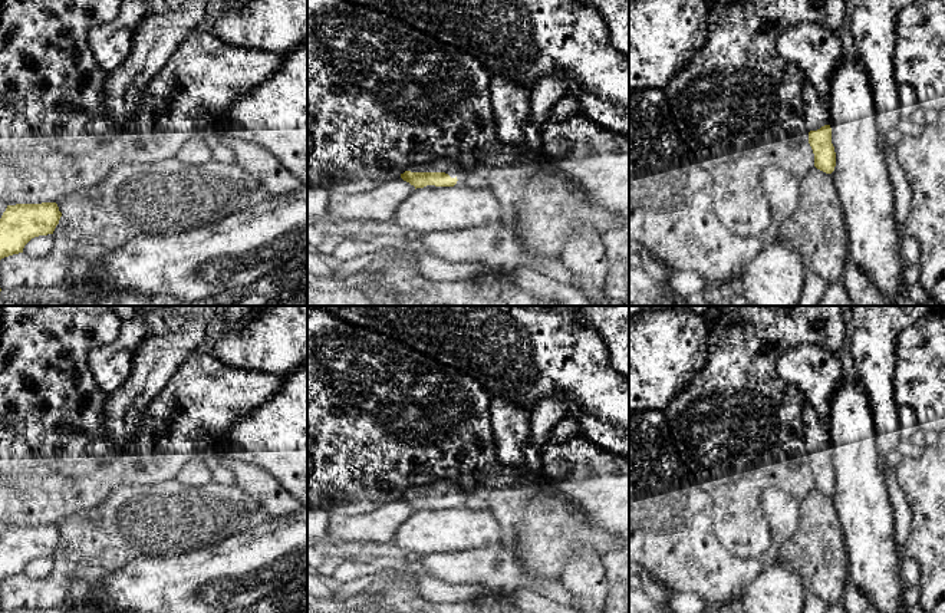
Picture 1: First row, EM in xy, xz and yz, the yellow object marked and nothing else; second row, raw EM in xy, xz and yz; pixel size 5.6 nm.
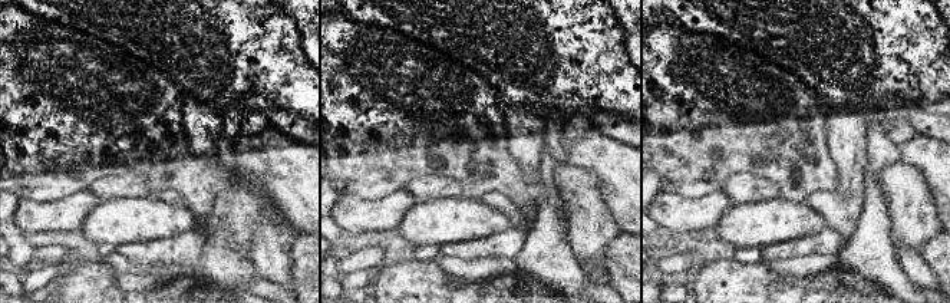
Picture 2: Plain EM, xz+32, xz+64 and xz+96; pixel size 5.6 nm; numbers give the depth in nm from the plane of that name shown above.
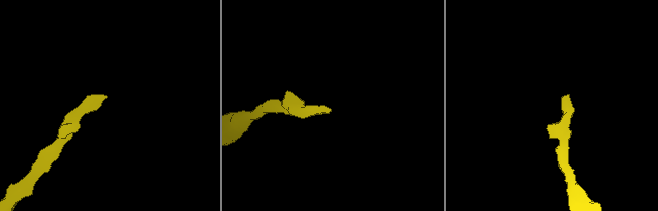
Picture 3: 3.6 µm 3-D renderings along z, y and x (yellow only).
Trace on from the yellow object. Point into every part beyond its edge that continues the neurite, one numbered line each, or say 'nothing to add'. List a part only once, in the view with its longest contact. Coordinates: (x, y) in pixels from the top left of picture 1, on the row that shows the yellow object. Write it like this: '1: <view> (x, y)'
1: xz (440, 165)

